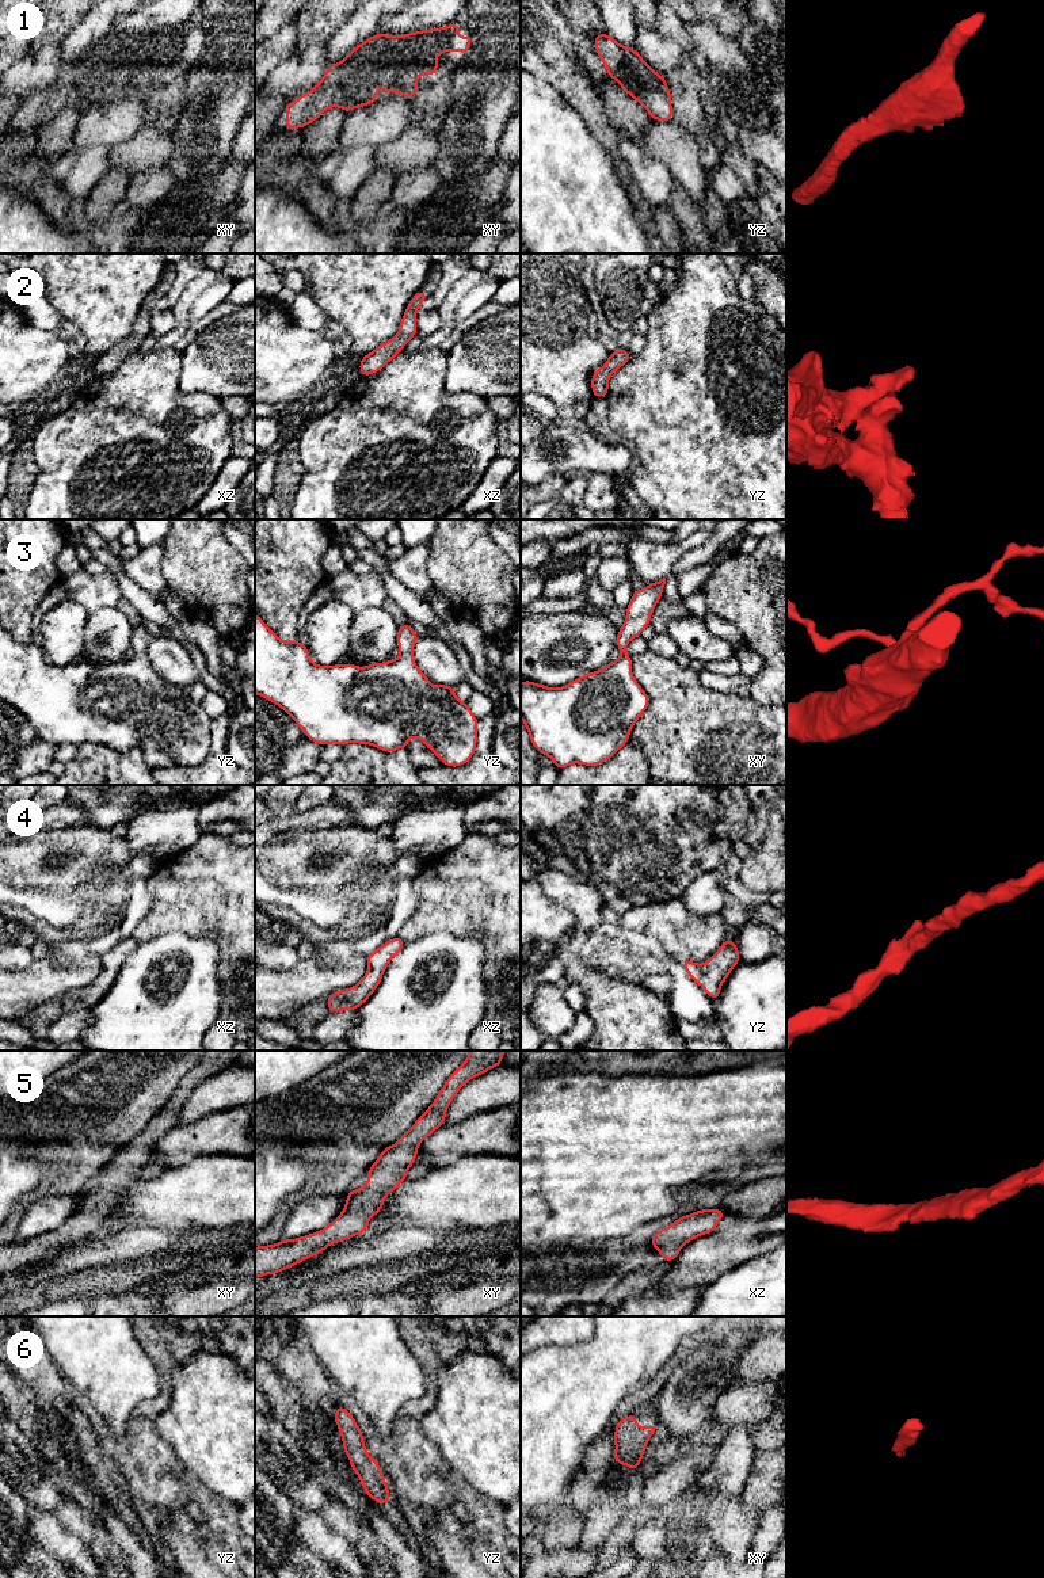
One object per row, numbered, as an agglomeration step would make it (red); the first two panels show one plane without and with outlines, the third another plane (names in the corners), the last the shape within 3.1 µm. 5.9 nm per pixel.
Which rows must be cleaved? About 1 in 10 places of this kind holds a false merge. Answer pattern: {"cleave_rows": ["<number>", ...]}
{"cleave_rows": []}

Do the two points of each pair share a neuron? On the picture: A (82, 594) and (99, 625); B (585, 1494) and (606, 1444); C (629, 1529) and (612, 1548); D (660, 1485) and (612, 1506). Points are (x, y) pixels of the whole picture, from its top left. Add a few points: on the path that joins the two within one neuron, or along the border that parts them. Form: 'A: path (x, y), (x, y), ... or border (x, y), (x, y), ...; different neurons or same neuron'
A: border (114, 606), (102, 606), (90, 614); different neurons
B: path (587, 1482), (594, 1471), (598, 1456); same neuron
C: path (625, 1533), (614, 1544); same neuron
D: border (646, 1478), (640, 1506); different neurons

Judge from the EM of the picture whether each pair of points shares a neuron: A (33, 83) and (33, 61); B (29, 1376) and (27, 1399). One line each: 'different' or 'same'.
A: same
B: different

